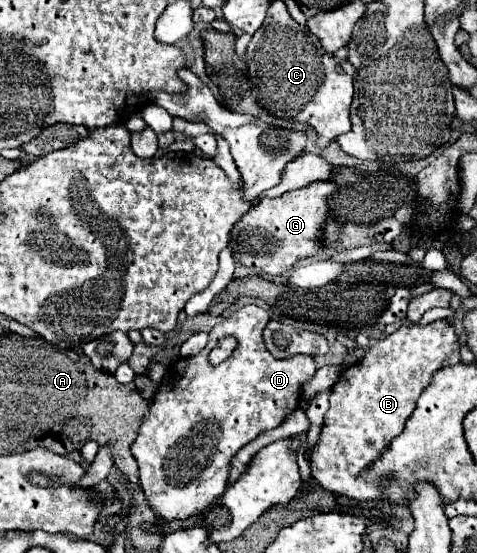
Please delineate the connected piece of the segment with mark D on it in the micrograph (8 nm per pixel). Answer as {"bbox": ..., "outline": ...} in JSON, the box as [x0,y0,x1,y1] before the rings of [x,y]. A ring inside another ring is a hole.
{"bbox":[131,305,317,521],"outline":[[[245,305],[211,329],[209,345],[199,355],[179,359],[167,369],[159,391],[151,401],[151,411],[131,445],[131,453],[139,463],[139,483],[159,519],[173,521],[203,513],[227,489],[231,461],[237,451],[263,431],[279,427],[299,407],[301,387],[315,375],[317,363],[307,355],[275,359],[263,343],[263,329],[267,321],[269,315],[261,307]],[[223,335],[235,337],[239,347],[235,347],[235,355],[231,355],[231,359],[211,365],[207,355],[215,343],[223,339]]]}

